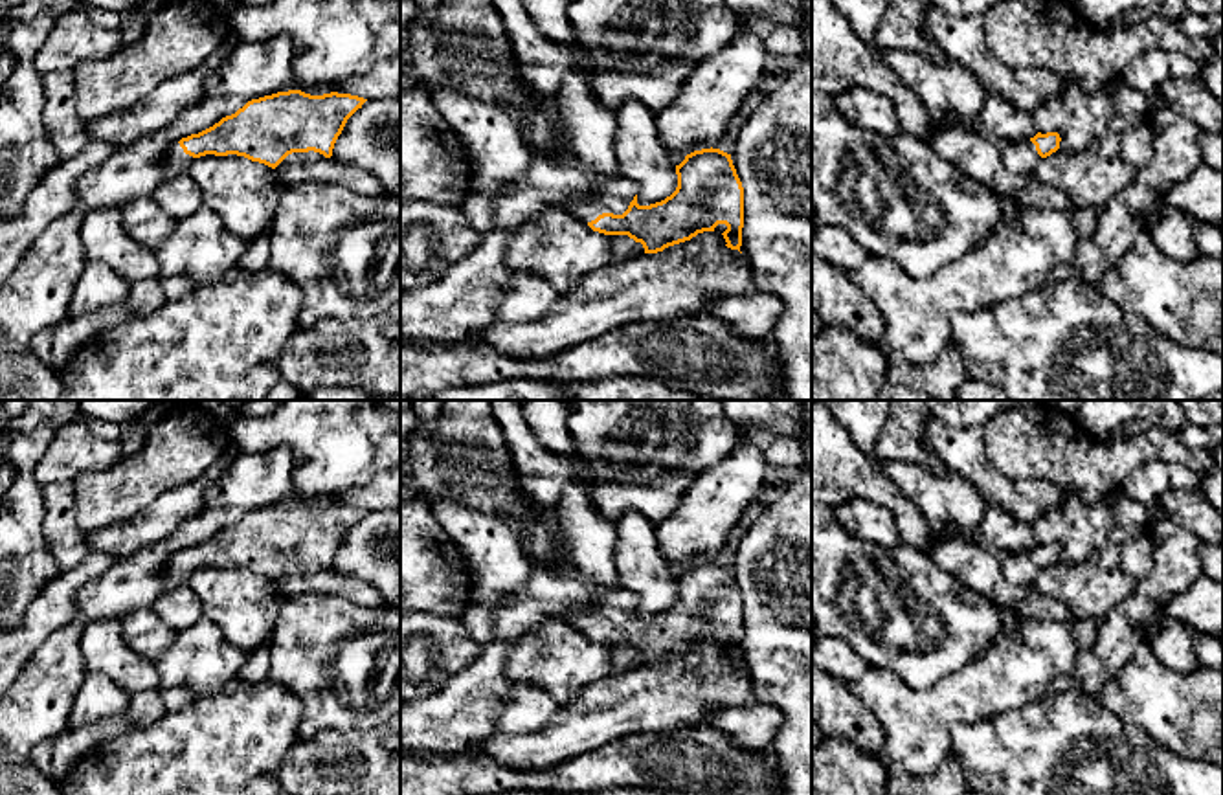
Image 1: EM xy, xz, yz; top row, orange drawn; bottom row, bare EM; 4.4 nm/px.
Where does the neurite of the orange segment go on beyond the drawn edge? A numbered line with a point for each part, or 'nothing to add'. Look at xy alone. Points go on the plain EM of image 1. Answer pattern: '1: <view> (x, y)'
1: xy (175, 573)

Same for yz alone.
1: yz (1020, 570)

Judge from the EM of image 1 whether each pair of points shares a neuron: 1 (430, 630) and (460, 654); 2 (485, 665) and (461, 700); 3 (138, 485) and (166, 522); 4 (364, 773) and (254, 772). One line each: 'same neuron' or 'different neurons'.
1: same neuron
2: same neuron
3: different neurons
4: different neurons

